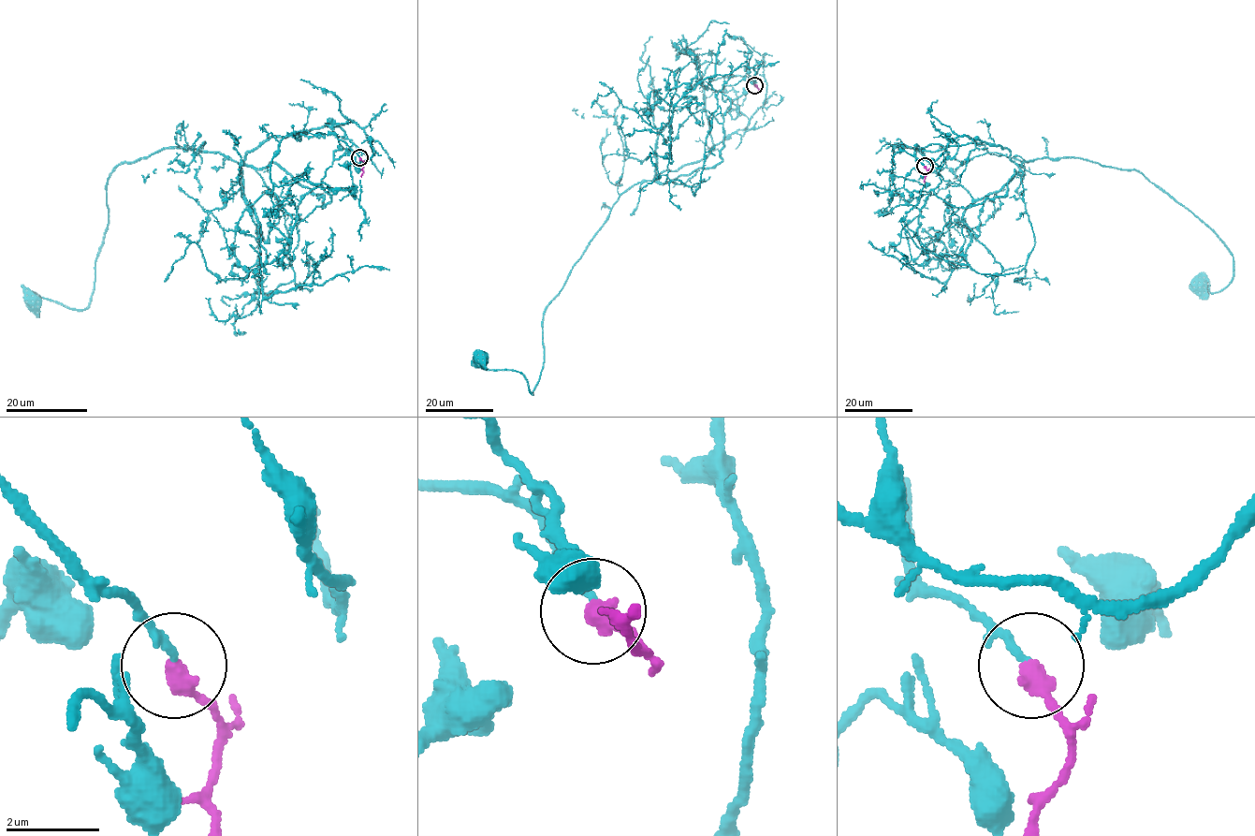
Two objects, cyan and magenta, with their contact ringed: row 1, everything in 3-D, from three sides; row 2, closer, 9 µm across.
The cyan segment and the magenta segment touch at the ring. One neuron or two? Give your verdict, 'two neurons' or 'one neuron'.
one neuron

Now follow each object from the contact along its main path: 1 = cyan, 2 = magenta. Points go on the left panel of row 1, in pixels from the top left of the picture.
1: (359, 157), (299, 131), (311, 130), (240, 163), (167, 147), (124, 162), (107, 181), (91, 302), (32, 300)
2: (359, 157), (363, 165), (361, 177)

